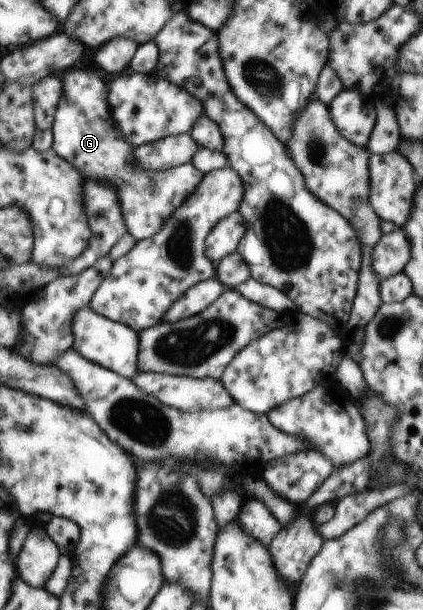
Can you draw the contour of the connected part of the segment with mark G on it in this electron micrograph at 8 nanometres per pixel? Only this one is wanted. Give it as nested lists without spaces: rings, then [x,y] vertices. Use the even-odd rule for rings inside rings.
[[[77,68],[67,71],[67,76],[62,74],[61,78],[63,94],[51,128],[54,136],[52,149],[87,179],[106,183],[115,189],[128,232],[137,241],[151,238],[161,230],[163,223],[166,224],[166,218],[194,193],[203,174],[191,163],[164,171],[134,168],[135,156],[128,153],[132,144],[125,137],[121,138],[116,127],[109,108],[107,84],[97,74]]]

